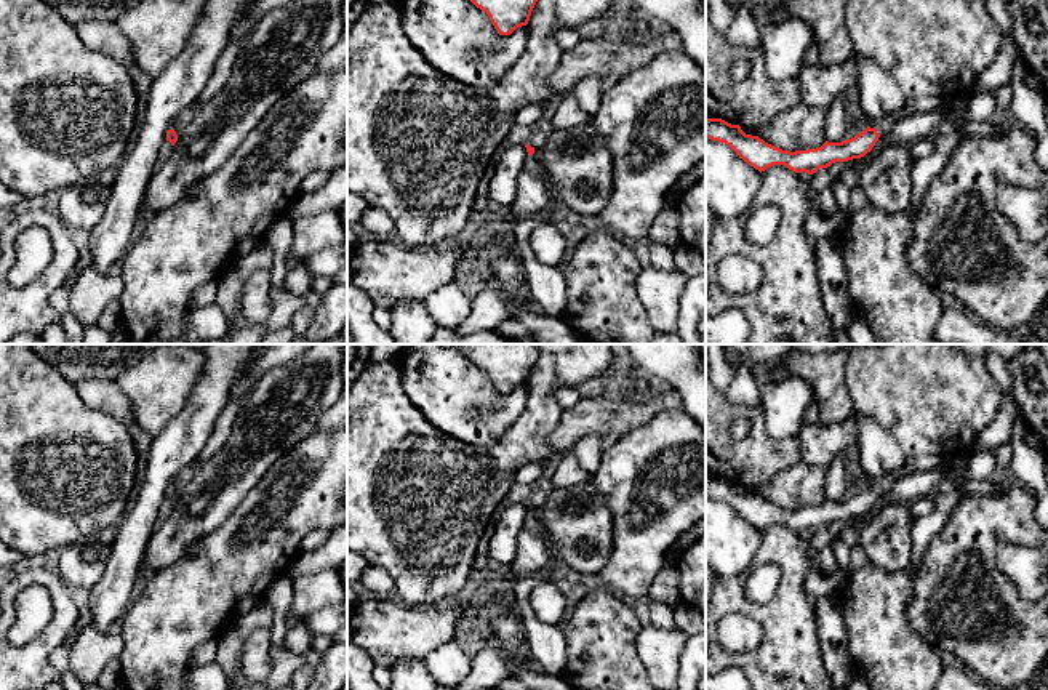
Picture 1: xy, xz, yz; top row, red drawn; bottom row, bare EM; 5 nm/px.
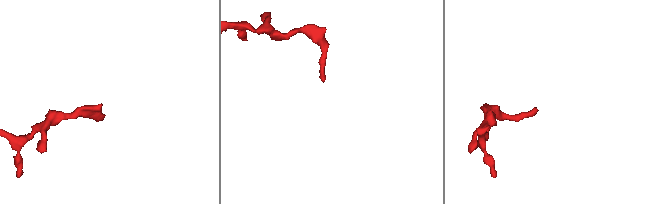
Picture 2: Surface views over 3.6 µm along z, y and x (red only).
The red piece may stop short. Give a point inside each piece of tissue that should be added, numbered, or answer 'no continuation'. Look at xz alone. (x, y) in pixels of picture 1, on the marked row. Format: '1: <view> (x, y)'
1: xz (532, 165)

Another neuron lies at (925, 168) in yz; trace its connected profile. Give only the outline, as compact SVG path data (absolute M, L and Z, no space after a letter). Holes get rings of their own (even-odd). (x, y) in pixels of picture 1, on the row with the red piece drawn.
M963 94L954 101L949 107L955 114L954 123L957 130L949 134L934 134L934 150L931 155L917 158L910 173L910 207L909 215L918 213L922 207L922 199L930 186L930 181L949 163L952 150L958 146L960 141L970 134L958 128L960 123L968 123L962 112L970 102L970 94Z

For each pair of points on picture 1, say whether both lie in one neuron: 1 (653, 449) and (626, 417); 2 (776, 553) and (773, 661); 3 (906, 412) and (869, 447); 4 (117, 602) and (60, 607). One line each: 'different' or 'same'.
1: different
2: same
3: different
4: different

